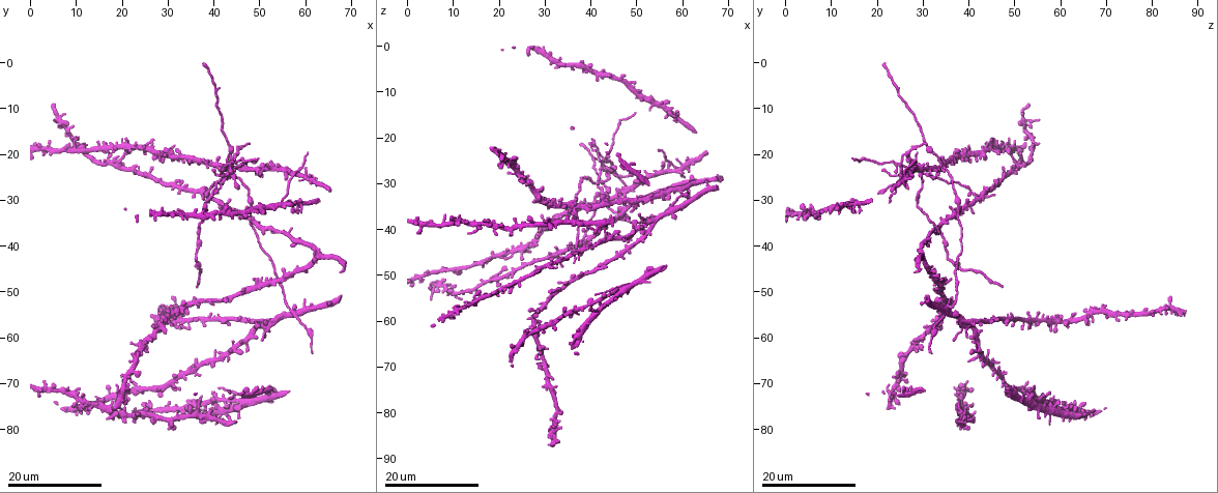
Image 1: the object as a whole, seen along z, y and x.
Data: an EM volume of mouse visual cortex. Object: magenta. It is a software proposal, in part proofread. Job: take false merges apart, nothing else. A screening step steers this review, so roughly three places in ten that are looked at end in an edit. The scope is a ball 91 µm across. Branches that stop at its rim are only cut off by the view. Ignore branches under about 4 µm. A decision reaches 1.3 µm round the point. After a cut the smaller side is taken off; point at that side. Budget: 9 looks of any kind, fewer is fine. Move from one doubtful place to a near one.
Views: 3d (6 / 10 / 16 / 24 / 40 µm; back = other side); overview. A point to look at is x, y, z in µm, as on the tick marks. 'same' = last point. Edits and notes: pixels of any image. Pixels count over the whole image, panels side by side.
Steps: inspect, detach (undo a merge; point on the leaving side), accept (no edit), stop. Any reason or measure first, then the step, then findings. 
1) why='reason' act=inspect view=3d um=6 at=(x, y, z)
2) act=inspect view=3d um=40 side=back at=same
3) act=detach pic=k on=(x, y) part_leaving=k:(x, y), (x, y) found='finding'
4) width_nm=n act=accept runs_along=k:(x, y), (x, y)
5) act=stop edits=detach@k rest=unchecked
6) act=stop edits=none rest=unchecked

act=inspect view=3d um=16 at=(57.0, 54.5, 35.0)

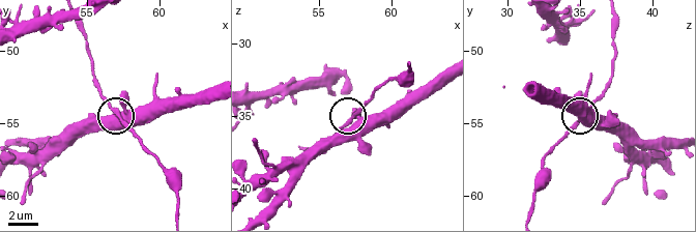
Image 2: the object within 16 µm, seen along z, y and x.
act=inspect view=3d um=6 at=(57.0, 54.0, 35.4)

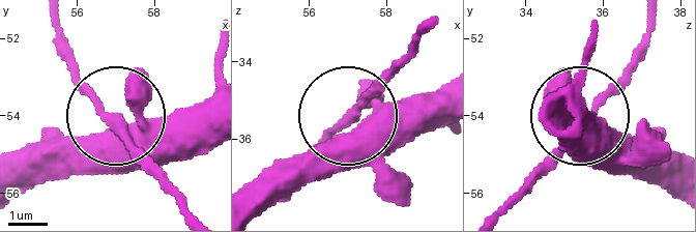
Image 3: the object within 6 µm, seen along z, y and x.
act=accept found='continuous, no second neuron'

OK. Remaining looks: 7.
why='three-way junction' act=inspect view=3d um=16 at=(62.0, 43.0, 30.0)

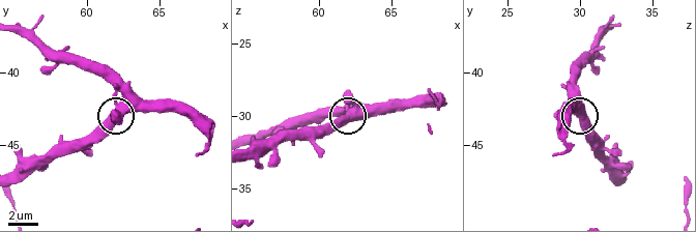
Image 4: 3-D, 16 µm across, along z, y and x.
act=inspect view=3d um=10 at=(62.4, 42.8, 30.2)

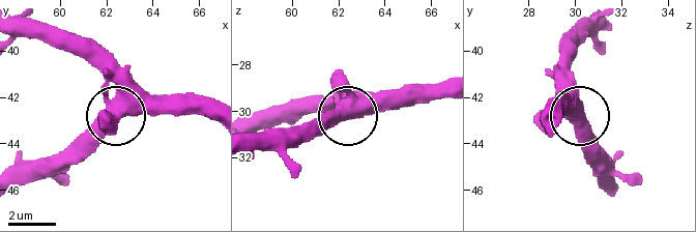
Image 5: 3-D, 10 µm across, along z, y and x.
arms=3 act=accept found='one neuron here'

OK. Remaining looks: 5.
why='thin arm on a thick one' act=inspect view=3d um=24 at=(58.5, 23.5, 27.5)

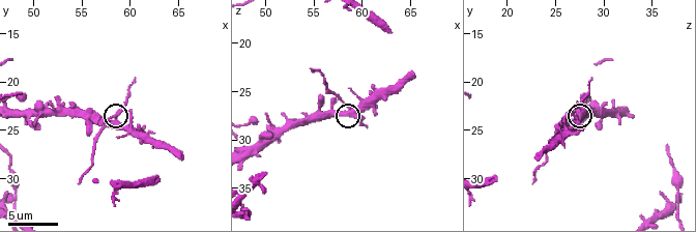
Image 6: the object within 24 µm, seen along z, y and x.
act=inspect view=3d um=10 at=same

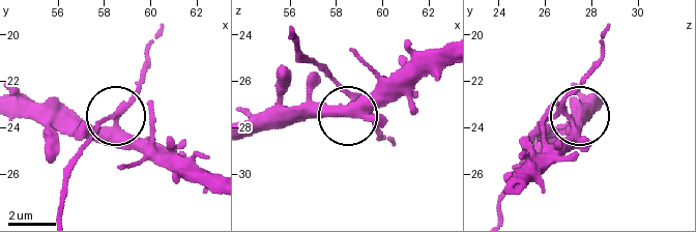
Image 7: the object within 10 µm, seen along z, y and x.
side_arm_um=6 act=detach pic=7 on=(96, 121) part_leaving=7:(119, 114), (104, 120), (78, 155), (62, 214) found='a second neuron is stuck on'

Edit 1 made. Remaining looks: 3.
why='redraw' act=inspect view=overview

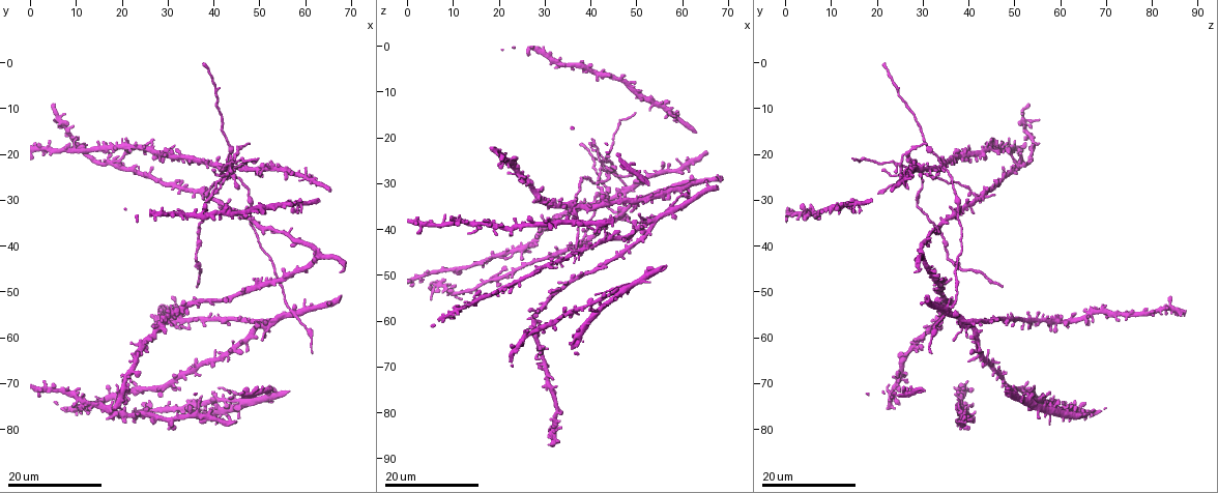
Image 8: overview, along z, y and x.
why='two arms in line, one across' act=inspect view=3d um=16 at=(38.0, 29.0, 43.0)

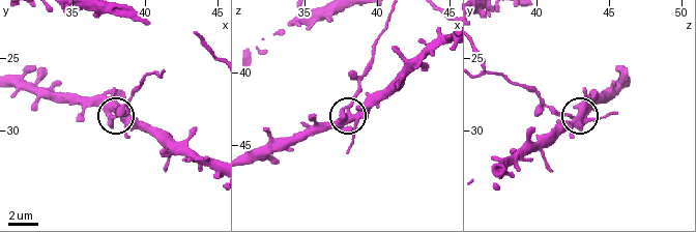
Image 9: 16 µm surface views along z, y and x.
act=inspect view=3d um=10 at=(37.8, 29.2, 42.4)

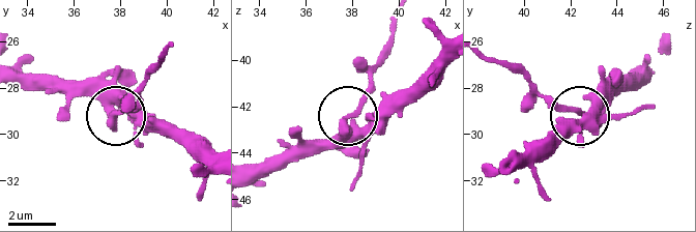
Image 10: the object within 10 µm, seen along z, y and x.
arms=3 act=detach pic=10 on=(137, 102) part_leaving=10:(352, 113), (386, 55), (394, 20) found='two neurons meet here'

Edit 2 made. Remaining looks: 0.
act=stop edits=detach@7,detach@10 rest=unchecked

